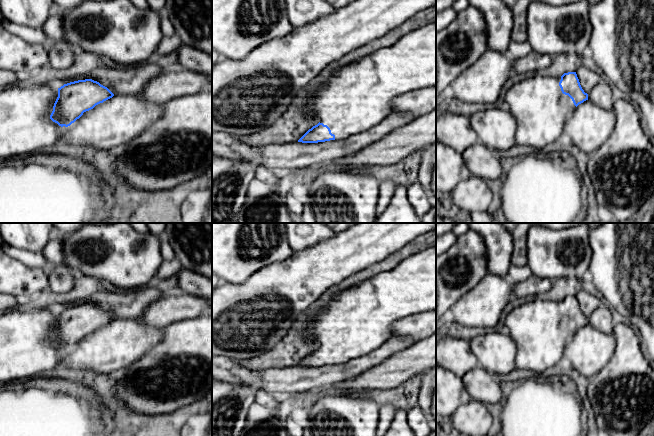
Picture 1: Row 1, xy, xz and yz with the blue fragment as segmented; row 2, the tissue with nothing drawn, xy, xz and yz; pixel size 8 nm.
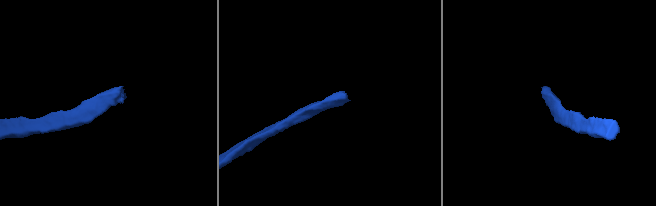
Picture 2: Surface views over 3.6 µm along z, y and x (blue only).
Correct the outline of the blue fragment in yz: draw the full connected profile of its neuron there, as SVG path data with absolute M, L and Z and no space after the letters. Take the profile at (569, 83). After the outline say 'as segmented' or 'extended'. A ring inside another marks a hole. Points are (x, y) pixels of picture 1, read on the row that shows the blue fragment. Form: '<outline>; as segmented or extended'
M576 72L564 73L561 77L531 74L515 83L506 93L505 102L509 111L517 120L516 143L542 151L547 145L558 145L564 139L564 127L567 119L576 107L588 100L588 94L582 89Z; extended

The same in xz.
M436 23L409 32L394 44L334 70L324 85L303 92L298 100L304 114L314 116L319 123L298 142L341 140L365 132L392 114L395 98L433 86L436 86Z; extended

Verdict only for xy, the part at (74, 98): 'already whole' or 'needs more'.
needs more

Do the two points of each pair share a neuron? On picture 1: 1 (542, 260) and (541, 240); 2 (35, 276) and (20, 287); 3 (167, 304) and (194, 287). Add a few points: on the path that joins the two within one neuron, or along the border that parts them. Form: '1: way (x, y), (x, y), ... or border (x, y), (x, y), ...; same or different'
1: way (542, 255), (542, 245); same
2: way (31, 280), (24, 283); same
3: border (180, 291), (201, 297); different

